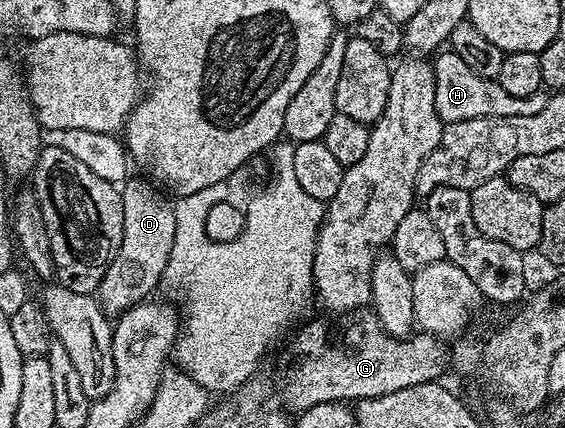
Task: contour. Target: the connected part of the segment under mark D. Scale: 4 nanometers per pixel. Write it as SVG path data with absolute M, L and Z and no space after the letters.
M144 176L135 177L120 186L123 203L123 243L115 259L105 268L105 274L95 294L101 302L101 308L109 315L120 315L141 304L152 294L149 292L157 284L162 284L167 259L175 243L174 202L152 180Z

